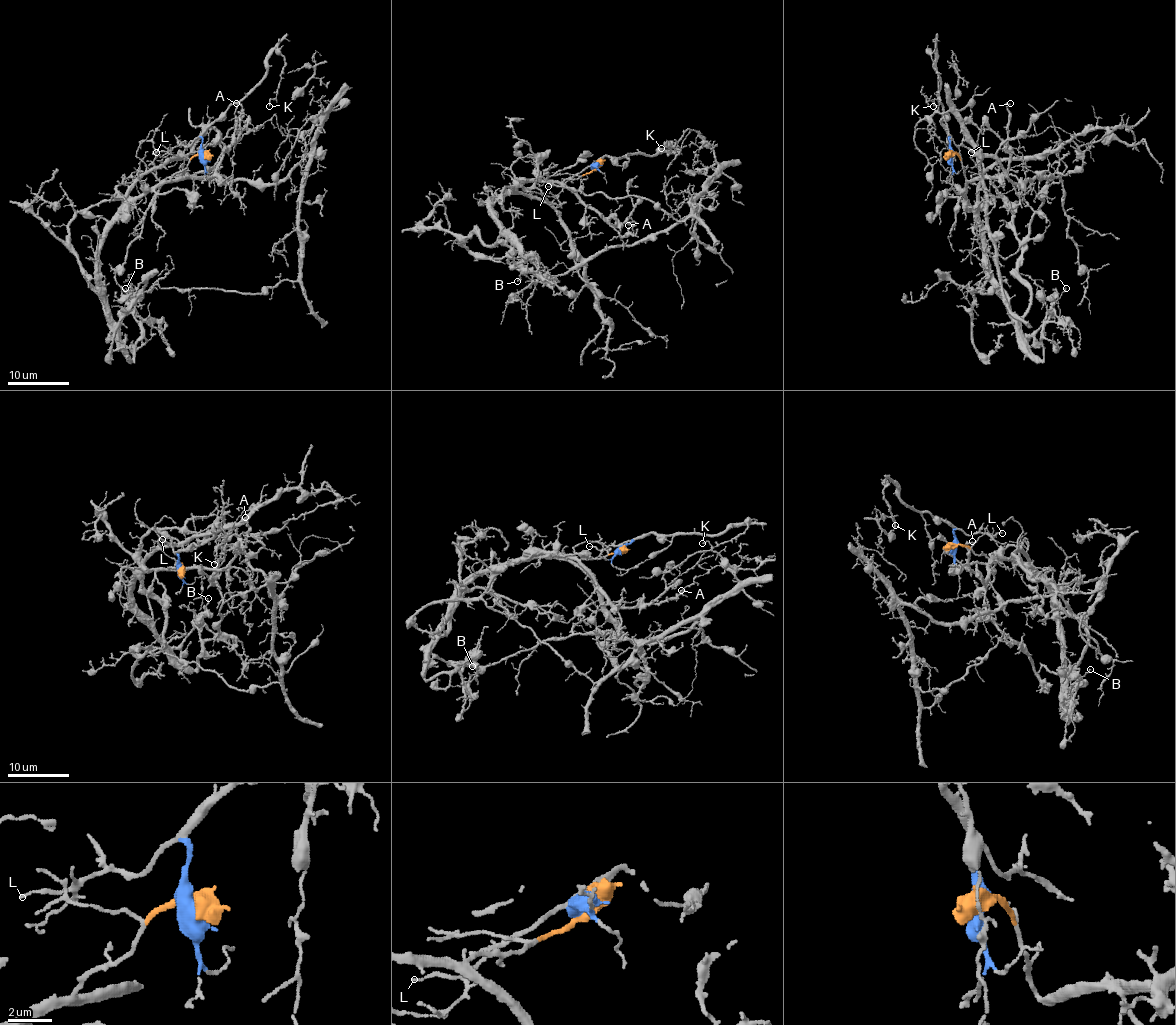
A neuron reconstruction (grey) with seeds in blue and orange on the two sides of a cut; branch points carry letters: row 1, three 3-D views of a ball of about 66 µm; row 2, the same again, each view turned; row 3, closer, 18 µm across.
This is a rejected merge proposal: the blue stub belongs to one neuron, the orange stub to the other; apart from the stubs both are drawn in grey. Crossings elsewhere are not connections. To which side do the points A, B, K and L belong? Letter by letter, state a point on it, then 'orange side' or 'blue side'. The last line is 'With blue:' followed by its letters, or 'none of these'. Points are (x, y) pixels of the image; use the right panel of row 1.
A: at (1010, 103); orange side
B: at (1066, 288); orange side
K: at (933, 106); blue side
L: at (971, 152); blue side
With blue: K, L

